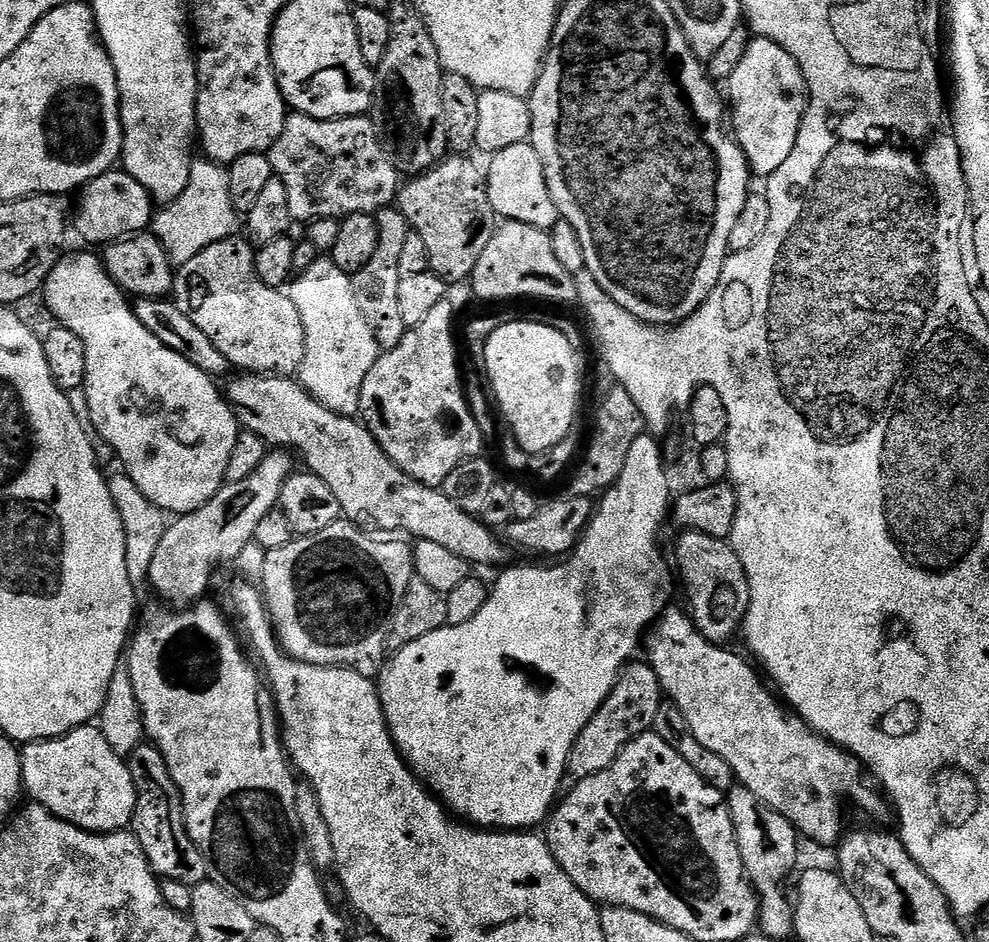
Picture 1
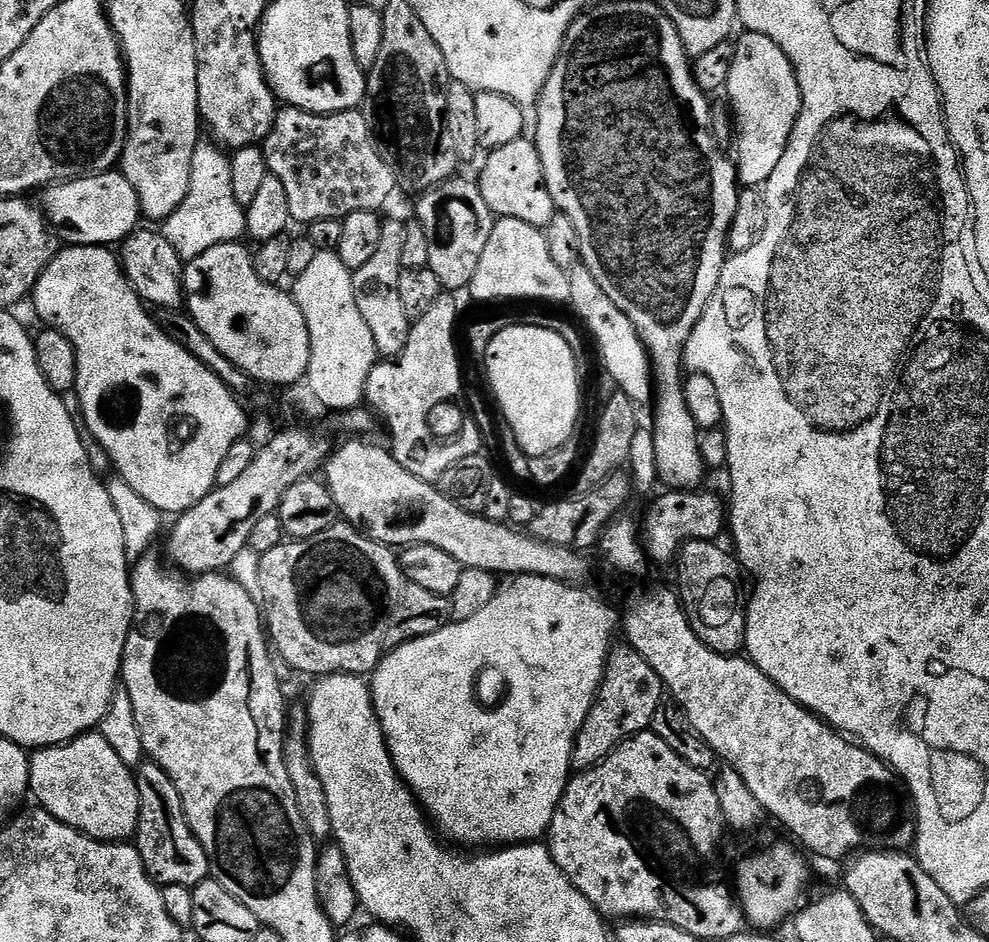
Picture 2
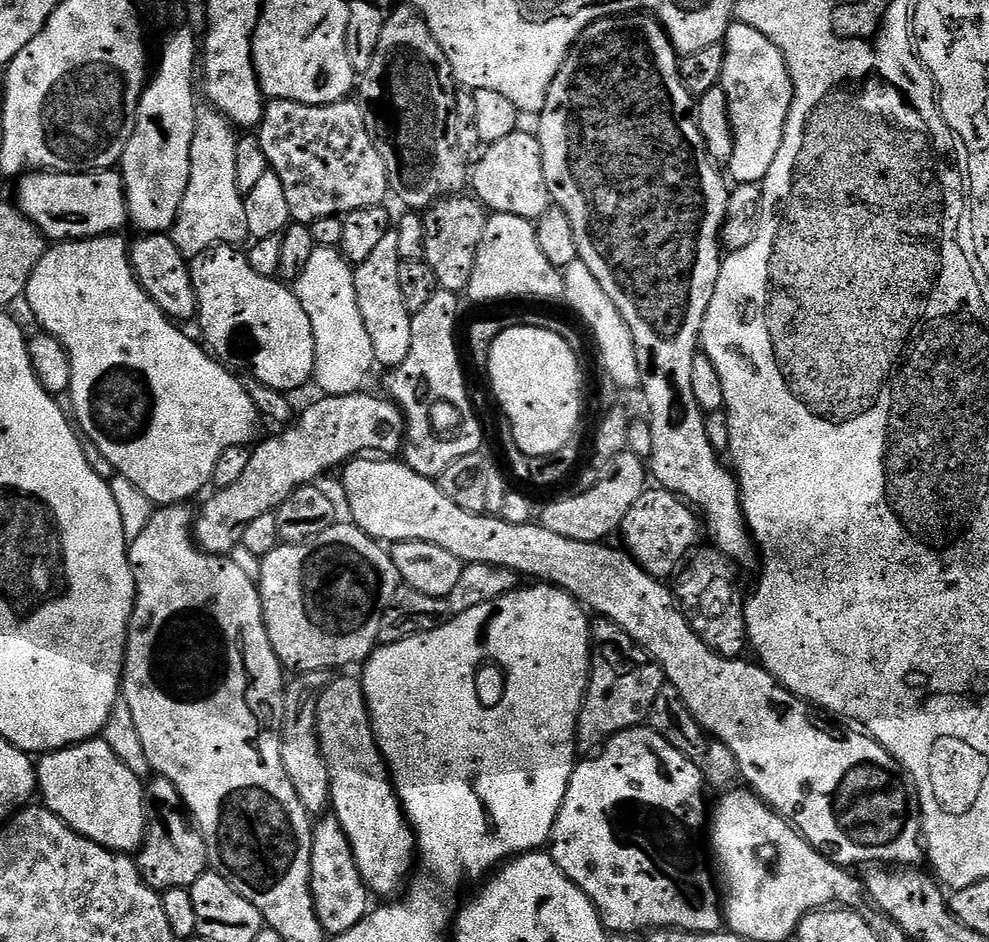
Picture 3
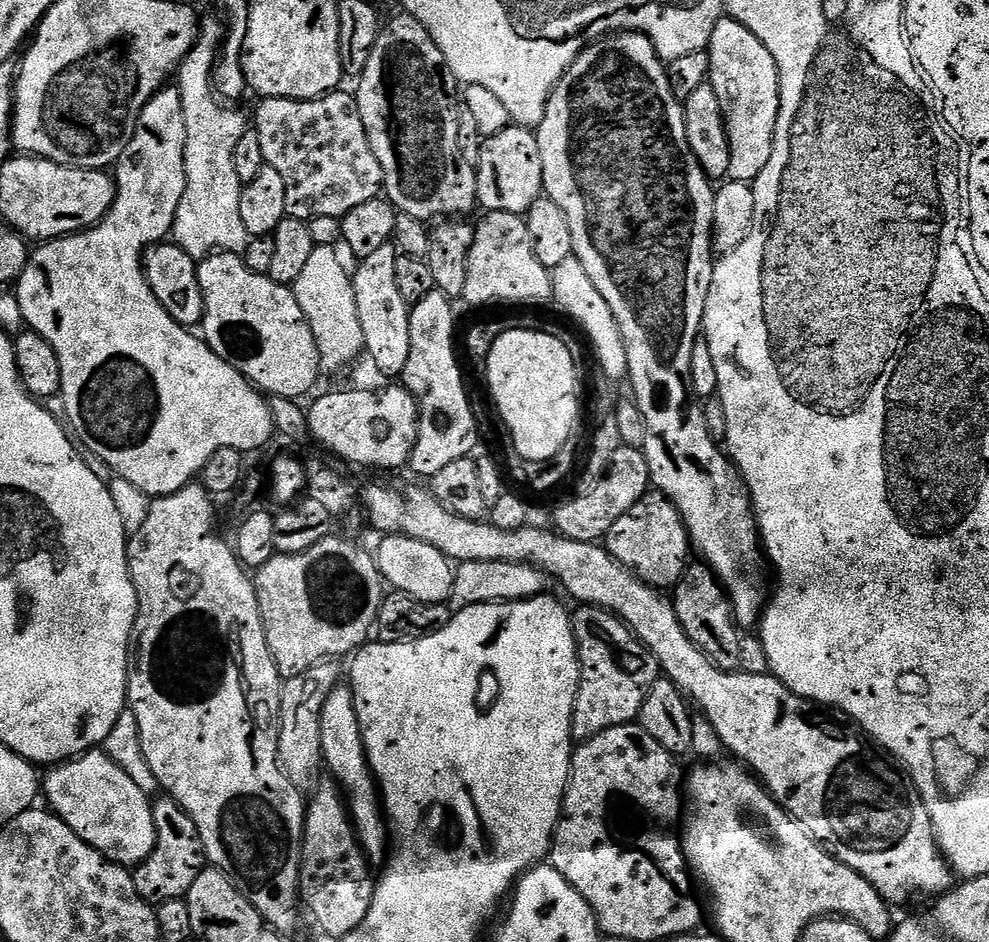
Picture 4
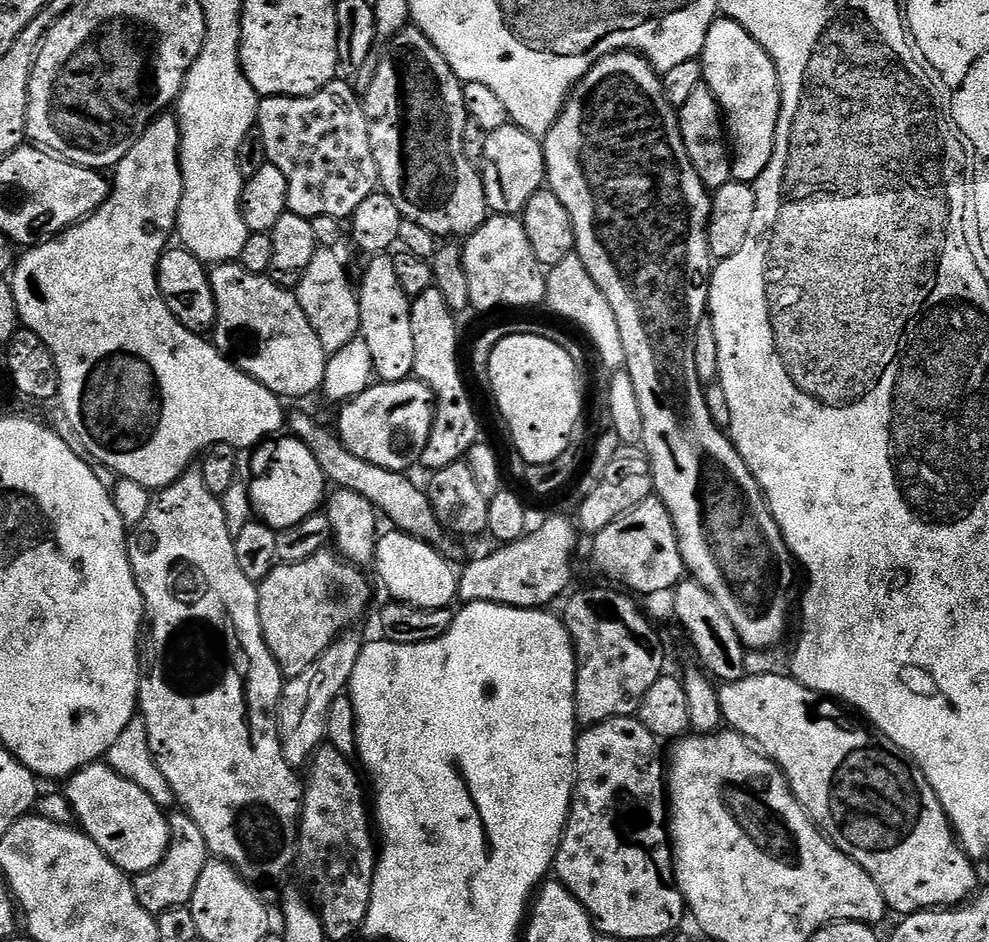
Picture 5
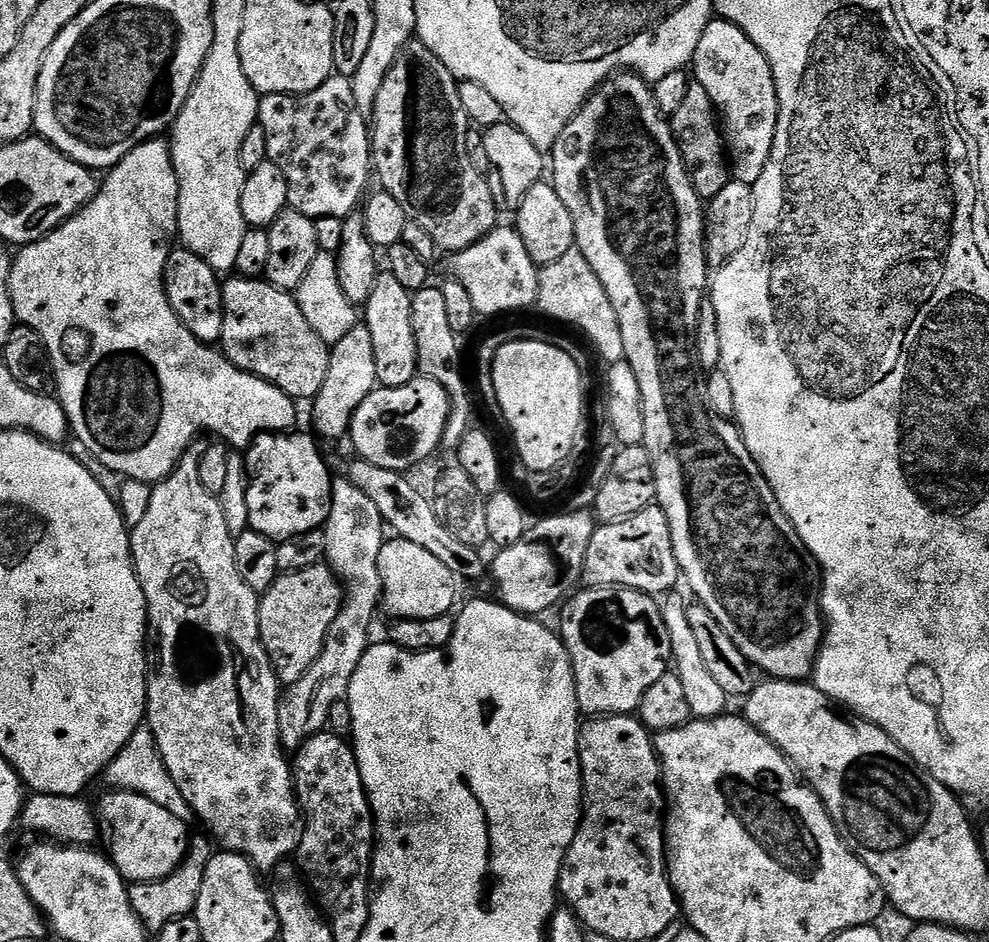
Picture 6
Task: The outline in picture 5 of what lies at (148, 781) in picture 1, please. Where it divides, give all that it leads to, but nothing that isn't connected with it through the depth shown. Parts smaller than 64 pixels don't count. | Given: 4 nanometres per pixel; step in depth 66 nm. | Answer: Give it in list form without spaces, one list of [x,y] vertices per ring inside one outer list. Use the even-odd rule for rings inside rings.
[[[173,811],[168,816],[168,828],[172,831],[172,837],[162,862],[158,862],[154,870],[141,872],[132,880],[138,902],[146,911],[153,914],[191,905],[194,886],[198,886],[198,878],[202,878],[202,870],[206,870],[210,859],[206,838],[202,838],[202,830],[198,830],[198,822],[194,822],[187,812]]]

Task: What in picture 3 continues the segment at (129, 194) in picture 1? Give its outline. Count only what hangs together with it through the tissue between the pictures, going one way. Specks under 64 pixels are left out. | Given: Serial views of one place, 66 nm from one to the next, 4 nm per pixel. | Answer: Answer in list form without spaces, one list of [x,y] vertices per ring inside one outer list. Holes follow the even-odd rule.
[[[116,170],[94,172],[29,172],[19,177],[14,203],[52,242],[111,236],[129,223],[124,177]]]

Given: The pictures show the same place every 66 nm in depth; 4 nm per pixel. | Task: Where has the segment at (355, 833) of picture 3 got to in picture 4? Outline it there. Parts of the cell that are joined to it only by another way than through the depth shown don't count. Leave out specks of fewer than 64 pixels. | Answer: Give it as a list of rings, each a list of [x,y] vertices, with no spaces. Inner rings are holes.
[[[337,686],[330,698],[326,698],[326,706],[322,706],[322,750],[327,771],[337,776],[333,777],[347,799],[364,853],[373,865],[383,865],[390,852],[390,825],[382,807],[380,789],[368,765],[368,756],[364,753],[364,734],[360,731],[351,687]]]

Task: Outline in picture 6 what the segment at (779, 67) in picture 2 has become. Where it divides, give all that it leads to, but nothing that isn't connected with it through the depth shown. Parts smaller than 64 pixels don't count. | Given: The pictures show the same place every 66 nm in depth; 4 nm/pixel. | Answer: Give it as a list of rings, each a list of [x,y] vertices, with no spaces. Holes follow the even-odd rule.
[[[713,18],[698,42],[698,50],[694,50],[690,72],[695,83],[710,94],[717,113],[722,114],[722,135],[730,157],[731,179],[756,184],[772,153],[780,109],[770,62],[738,26]]]

